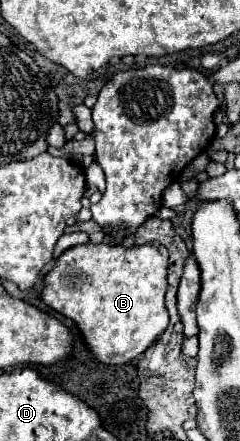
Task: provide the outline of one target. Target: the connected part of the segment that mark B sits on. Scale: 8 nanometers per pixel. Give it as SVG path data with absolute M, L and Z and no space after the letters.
M87 243L67 249L49 271L41 299L73 319L89 351L107 365L123 365L141 357L167 329L165 309L169 251L159 243L123 247Z

